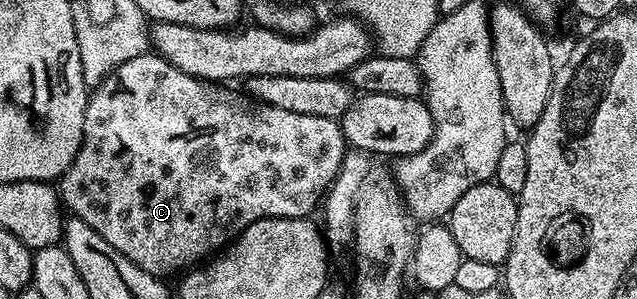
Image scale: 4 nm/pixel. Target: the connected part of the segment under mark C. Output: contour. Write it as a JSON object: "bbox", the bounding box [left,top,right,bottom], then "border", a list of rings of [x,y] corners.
{"bbox":[60,53,348,277],"border":[[[145,53],[145,54],[142,54],[142,55],[138,55],[138,56],[134,56],[134,57],[132,57],[132,58],[131,58],[131,59],[130,59],[130,60],[125,60],[125,61],[124,61],[124,62],[123,62],[123,63],[122,63],[122,64],[120,64],[120,65],[119,65],[119,66],[118,66],[118,67],[117,67],[117,68],[115,68],[115,70],[114,70],[114,71],[113,71],[113,72],[112,72],[112,73],[111,73],[111,74],[109,74],[109,75],[107,75],[107,76],[106,76],[106,77],[105,77],[105,78],[104,78],[104,79],[102,79],[102,81],[101,81],[101,82],[100,82],[100,83],[98,83],[98,84],[97,84],[97,86],[95,86],[95,87],[94,87],[94,88],[93,88],[93,90],[91,90],[91,91],[90,91],[90,92],[89,92],[89,95],[88,95],[88,98],[87,98],[87,100],[86,100],[86,107],[85,107],[85,108],[84,108],[84,109],[83,109],[83,111],[82,111],[82,144],[80,144],[80,146],[78,146],[78,152],[77,152],[77,153],[76,153],[76,157],[75,157],[75,158],[74,158],[74,159],[73,159],[73,160],[72,160],[72,161],[71,161],[71,163],[70,163],[70,168],[68,168],[68,169],[67,169],[67,171],[64,171],[64,172],[62,172],[62,174],[61,174],[61,176],[60,176],[60,198],[61,198],[61,200],[62,200],[62,202],[63,202],[63,204],[64,204],[64,207],[65,207],[65,210],[66,210],[66,211],[67,211],[67,212],[69,212],[69,214],[70,214],[70,215],[71,215],[71,216],[73,216],[73,218],[76,218],[76,219],[79,219],[79,220],[80,220],[80,221],[84,221],[84,223],[85,223],[85,224],[86,224],[86,225],[92,225],[92,229],[96,229],[96,233],[100,233],[100,237],[104,237],[104,241],[108,241],[108,245],[112,245],[112,249],[116,249],[116,250],[117,250],[117,251],[119,251],[119,252],[120,252],[120,253],[124,253],[124,257],[128,257],[128,261],[132,261],[132,262],[133,262],[133,263],[135,263],[135,264],[136,264],[136,265],[140,265],[140,269],[144,269],[144,270],[145,270],[145,271],[147,271],[147,272],[148,272],[148,273],[152,273],[152,274],[153,274],[153,275],[156,275],[156,276],[159,276],[159,277],[167,277],[167,276],[166,276],[166,275],[170,275],[170,274],[172,274],[172,273],[173,273],[173,271],[178,271],[178,272],[177,272],[177,273],[182,273],[182,272],[185,272],[185,271],[186,271],[186,270],[187,270],[187,269],[190,269],[190,268],[193,268],[193,267],[194,267],[194,266],[195,266],[195,265],[198,265],[198,264],[201,264],[201,263],[202,263],[202,262],[203,262],[203,260],[205,260],[205,259],[206,259],[206,258],[207,258],[207,257],[210,257],[210,256],[213,256],[213,255],[214,255],[214,254],[215,254],[215,252],[217,252],[217,251],[218,251],[218,250],[219,250],[219,249],[222,249],[222,248],[225,248],[225,247],[226,247],[226,246],[227,246],[227,244],[229,244],[229,243],[230,243],[230,242],[231,242],[231,240],[233,240],[233,239],[234,239],[234,238],[235,238],[235,237],[236,237],[236,236],[238,236],[238,234],[239,234],[239,233],[240,233],[240,232],[242,232],[242,230],[244,230],[244,229],[245,229],[245,227],[247,227],[247,226],[248,226],[248,225],[252,225],[252,224],[253,224],[253,223],[255,223],[255,222],[256,222],[256,221],[260,221],[260,220],[261,220],[261,219],[304,219],[304,218],[307,218],[307,216],[309,216],[309,215],[310,215],[310,214],[311,214],[311,212],[310,212],[310,210],[312,210],[312,209],[313,209],[313,207],[314,207],[314,206],[315,206],[315,207],[314,207],[314,210],[315,210],[315,208],[317,208],[317,207],[318,207],[318,206],[319,206],[319,203],[320,203],[320,200],[321,200],[321,199],[322,199],[322,198],[323,198],[323,196],[325,196],[325,194],[326,194],[326,192],[327,192],[327,191],[329,191],[329,190],[330,190],[330,184],[331,184],[331,183],[333,183],[333,181],[334,181],[334,179],[335,179],[335,178],[336,178],[336,176],[337,176],[337,175],[338,175],[338,170],[340,170],[340,168],[341,168],[341,167],[342,167],[342,159],[343,159],[343,158],[344,158],[344,157],[345,157],[345,156],[346,156],[346,153],[347,153],[347,150],[348,150],[348,144],[347,144],[347,142],[346,142],[346,138],[344,138],[344,136],[343,136],[343,135],[342,135],[342,130],[341,130],[341,128],[340,128],[340,123],[339,123],[339,120],[336,120],[336,119],[329,119],[329,118],[328,118],[328,117],[307,117],[307,115],[306,115],[306,114],[305,114],[305,113],[288,113],[288,109],[276,109],[276,108],[275,108],[275,107],[267,107],[267,106],[265,106],[265,105],[258,105],[258,106],[256,106],[256,107],[257,107],[257,108],[256,108],[256,109],[255,109],[255,111],[253,111],[253,109],[252,109],[252,108],[250,108],[250,107],[241,107],[241,105],[240,105],[240,104],[238,104],[238,103],[237,103],[237,101],[236,101],[236,100],[234,100],[234,99],[229,99],[229,97],[228,97],[228,96],[226,96],[226,95],[225,95],[225,93],[224,93],[224,92],[222,92],[222,91],[221,91],[221,89],[220,89],[220,88],[218,88],[218,87],[221,87],[221,86],[218,86],[218,85],[215,85],[215,84],[214,84],[214,83],[213,83],[213,82],[210,82],[210,81],[207,81],[207,80],[204,80],[204,79],[197,79],[197,78],[196,78],[196,77],[192,77],[192,76],[191,76],[191,75],[189,75],[189,74],[188,74],[188,73],[184,73],[184,72],[183,72],[183,71],[181,71],[181,70],[180,70],[180,69],[176,69],[176,65],[172,65],[172,64],[171,64],[171,63],[170,63],[170,62],[169,62],[169,61],[168,61],[168,60],[167,60],[167,59],[163,59],[163,58],[162,58],[162,56],[161,56],[161,55],[159,55],[159,54],[157,54],[157,53]]]}

